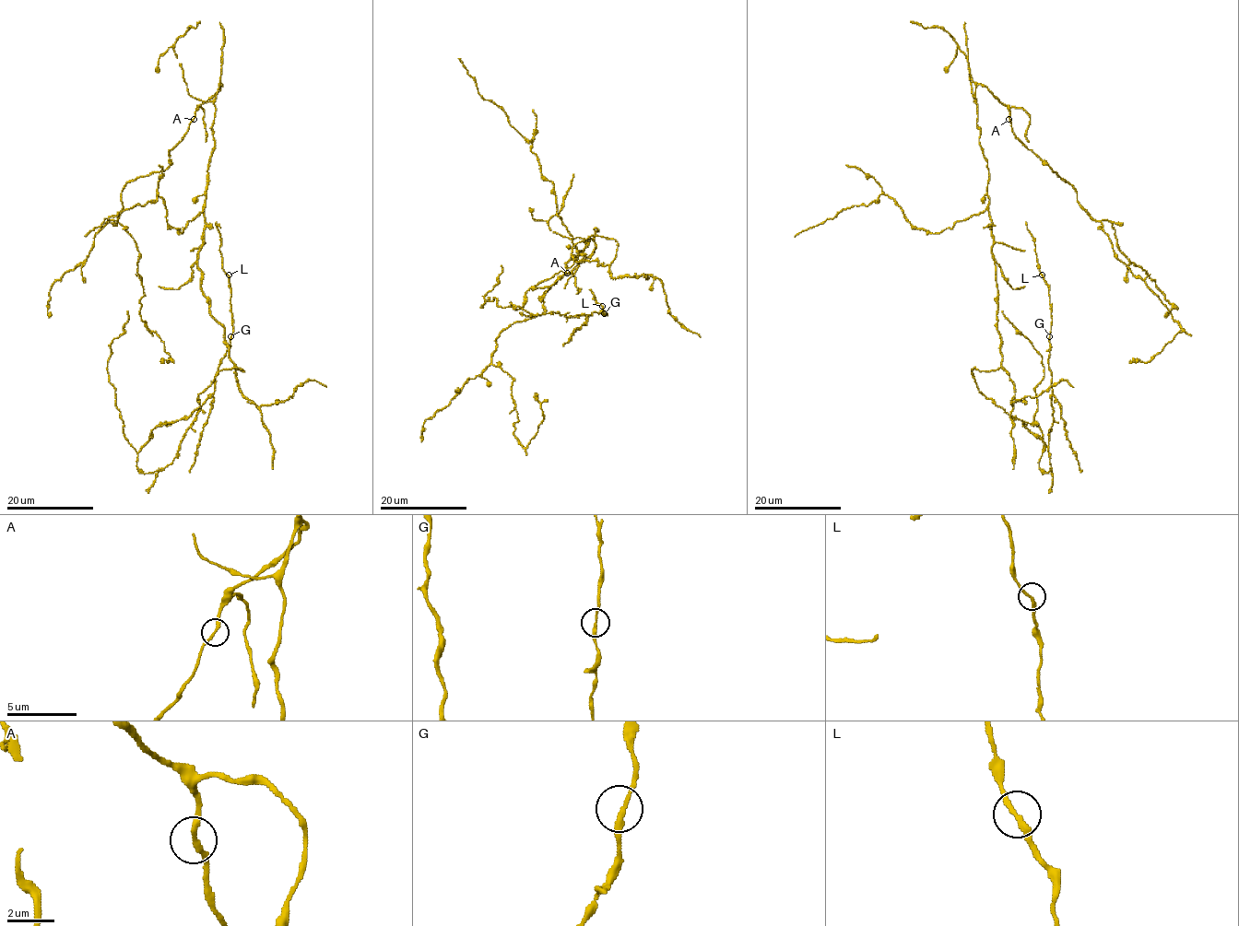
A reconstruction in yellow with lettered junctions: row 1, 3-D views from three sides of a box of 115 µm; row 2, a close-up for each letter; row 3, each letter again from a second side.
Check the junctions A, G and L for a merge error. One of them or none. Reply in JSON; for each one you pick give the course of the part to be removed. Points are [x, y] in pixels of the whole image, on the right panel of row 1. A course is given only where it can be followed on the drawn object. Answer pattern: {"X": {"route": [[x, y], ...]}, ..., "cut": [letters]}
{"cut": []}

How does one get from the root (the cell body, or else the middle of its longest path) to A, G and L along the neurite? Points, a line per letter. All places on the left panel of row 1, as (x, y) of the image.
A: (197, 263), (206, 224), (208, 159), (214, 146), (214, 99), (220, 84), (220, 88), (199, 107), (194, 119)
G: (197, 263), (243, 370), (220, 369), (195, 410), (156, 425), (139, 470), (172, 462), (230, 336)
L: (197, 263), (243, 370), (153, 428), (144, 474), (214, 392), (229, 275)

